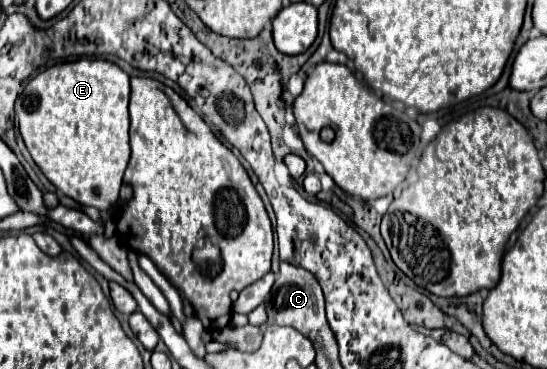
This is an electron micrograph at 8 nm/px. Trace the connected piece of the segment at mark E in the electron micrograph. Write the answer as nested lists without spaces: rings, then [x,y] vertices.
[[[104,59],[61,61],[30,79],[16,99],[16,119],[34,163],[48,177],[48,181],[80,205],[102,211],[110,209],[118,201],[122,177],[130,159],[128,103],[130,77],[118,65]]]

